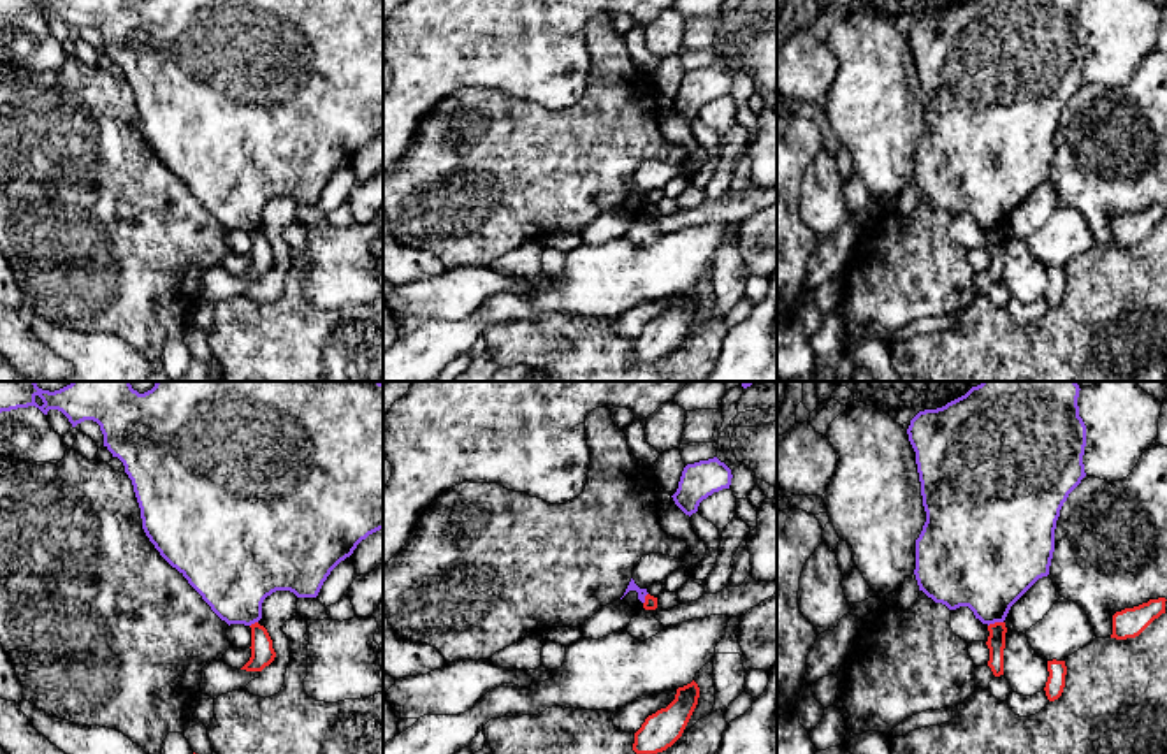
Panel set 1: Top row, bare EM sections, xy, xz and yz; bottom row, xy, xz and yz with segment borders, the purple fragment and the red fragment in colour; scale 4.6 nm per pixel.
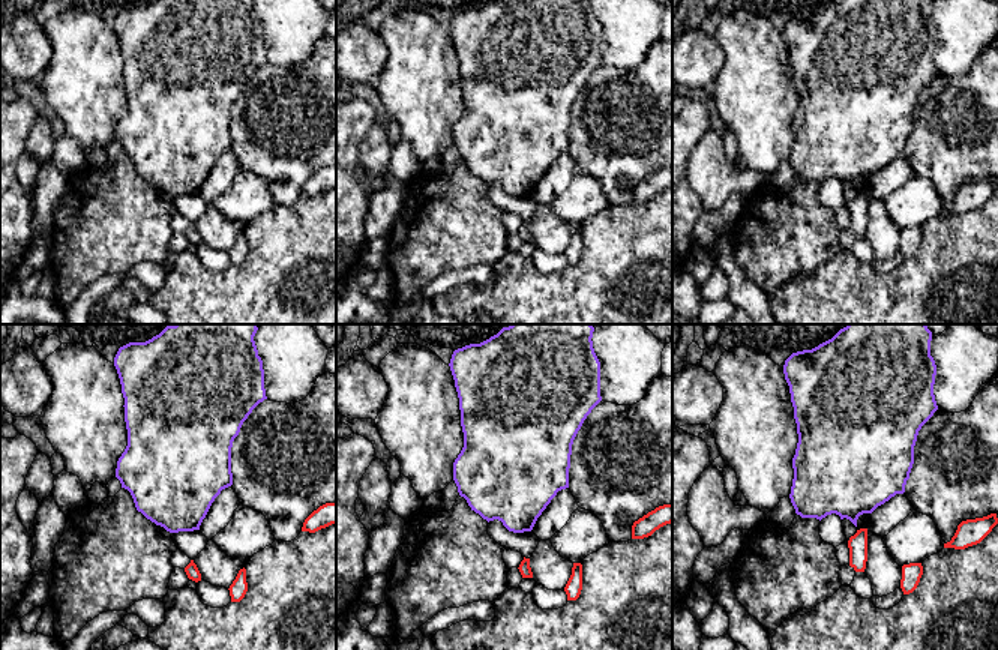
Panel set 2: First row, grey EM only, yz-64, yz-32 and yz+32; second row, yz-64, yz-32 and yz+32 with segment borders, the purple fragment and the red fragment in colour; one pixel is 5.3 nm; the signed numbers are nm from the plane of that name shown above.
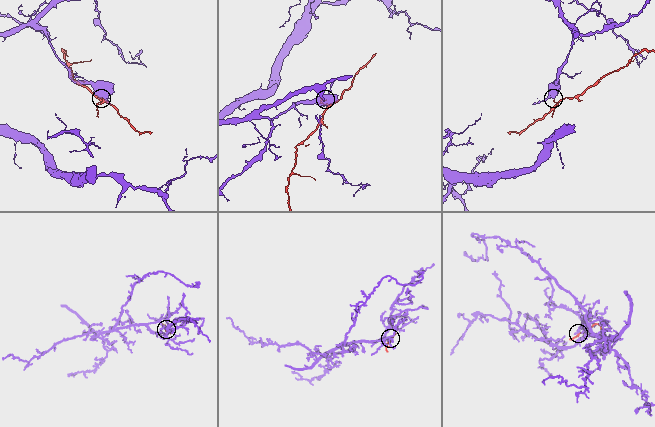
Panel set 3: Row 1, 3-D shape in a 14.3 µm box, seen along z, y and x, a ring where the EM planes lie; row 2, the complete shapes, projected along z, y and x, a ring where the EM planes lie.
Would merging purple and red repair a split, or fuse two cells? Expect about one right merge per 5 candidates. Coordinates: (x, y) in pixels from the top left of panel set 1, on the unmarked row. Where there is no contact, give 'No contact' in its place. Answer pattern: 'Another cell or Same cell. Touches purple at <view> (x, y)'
Another cell. Touches purple at yz (995, 227)

